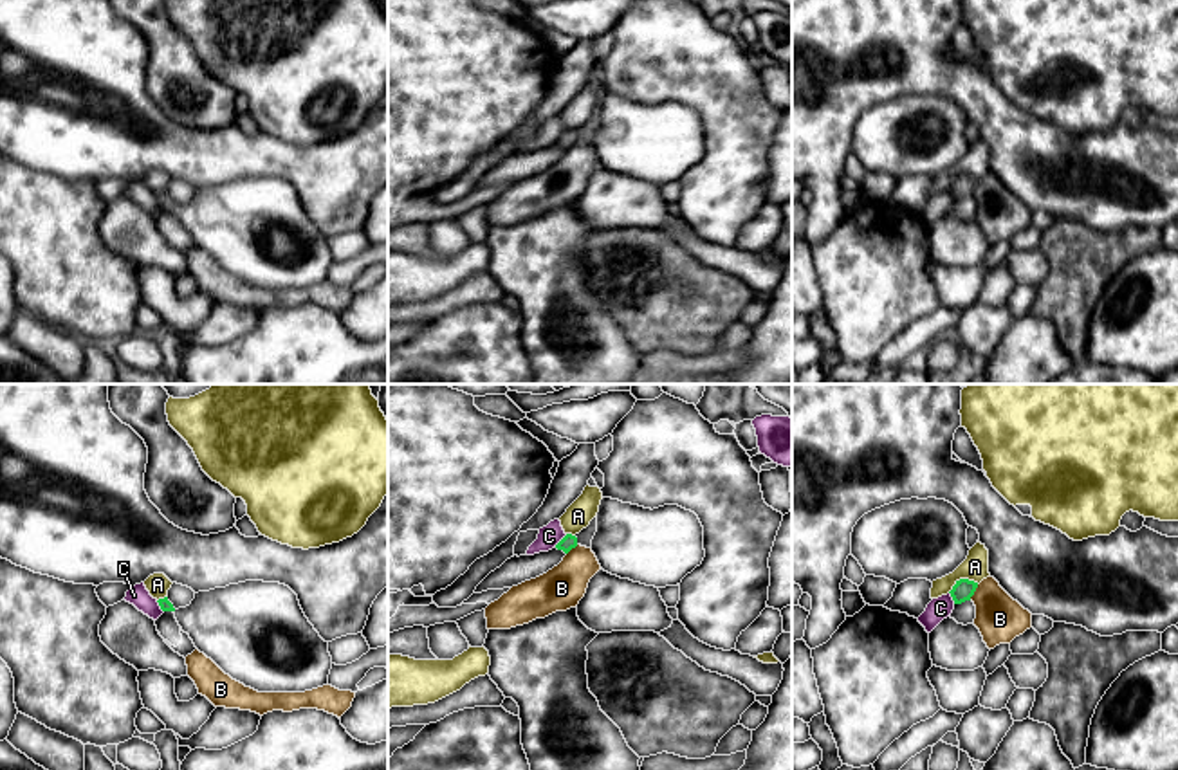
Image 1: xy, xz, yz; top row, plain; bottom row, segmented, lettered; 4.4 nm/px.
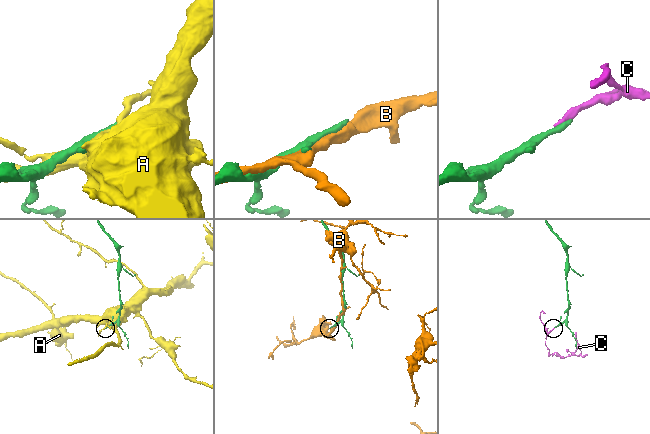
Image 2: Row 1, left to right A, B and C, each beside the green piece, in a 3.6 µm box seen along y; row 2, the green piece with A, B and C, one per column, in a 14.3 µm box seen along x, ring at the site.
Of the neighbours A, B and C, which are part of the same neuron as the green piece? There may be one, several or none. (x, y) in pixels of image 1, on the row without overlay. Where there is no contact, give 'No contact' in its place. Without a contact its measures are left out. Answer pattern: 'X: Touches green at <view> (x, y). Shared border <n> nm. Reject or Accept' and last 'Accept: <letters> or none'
A: Touches green at yz (962, 175). Shared border 150 nm. Reject
B: Touches green at yz (975, 186). Shared border 80 nm. Reject
C: Touches green at xz (561, 136). Shared border 80 nm. Reject
Accept: none

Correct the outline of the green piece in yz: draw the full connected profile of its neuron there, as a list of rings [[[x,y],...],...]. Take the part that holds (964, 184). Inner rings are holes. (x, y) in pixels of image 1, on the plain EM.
[[[960,175],[960,177],[956,177],[956,180],[953,182],[953,186],[949,189],[951,189],[954,200],[962,200],[965,197],[971,197],[976,184],[978,184],[978,179],[969,177],[969,175]]]

